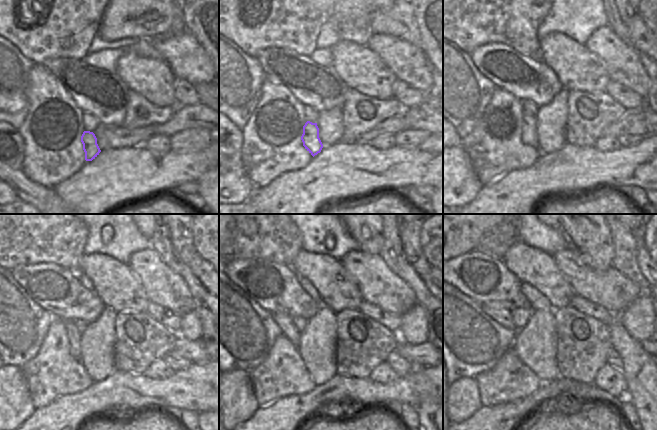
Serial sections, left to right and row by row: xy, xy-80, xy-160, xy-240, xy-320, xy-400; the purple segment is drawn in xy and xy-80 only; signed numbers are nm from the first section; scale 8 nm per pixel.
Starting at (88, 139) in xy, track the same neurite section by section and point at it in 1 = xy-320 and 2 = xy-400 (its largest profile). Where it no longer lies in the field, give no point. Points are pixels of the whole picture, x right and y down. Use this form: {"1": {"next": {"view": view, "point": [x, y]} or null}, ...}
{"1": {"next": {"view": "xy-320", "point": [285, 322]}}, "2": {"next": {"view": "xy-400", "point": [494, 309]}}}

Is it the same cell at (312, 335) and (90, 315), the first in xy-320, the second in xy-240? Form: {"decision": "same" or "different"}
{"decision": "different"}

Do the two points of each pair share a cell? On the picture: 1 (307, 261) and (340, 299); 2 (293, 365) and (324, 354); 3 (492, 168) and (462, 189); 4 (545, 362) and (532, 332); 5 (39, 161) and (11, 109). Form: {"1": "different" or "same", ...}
{"1": "same", "2": "different", "3": "different", "4": "same", "5": "different"}

